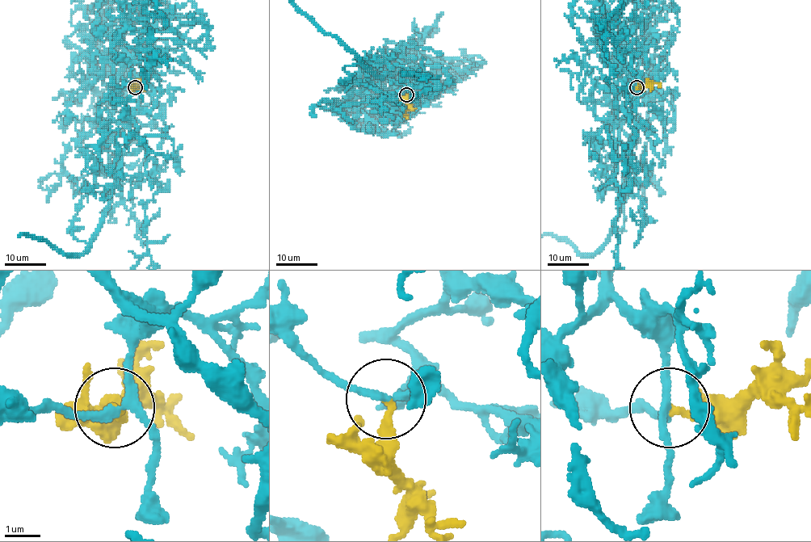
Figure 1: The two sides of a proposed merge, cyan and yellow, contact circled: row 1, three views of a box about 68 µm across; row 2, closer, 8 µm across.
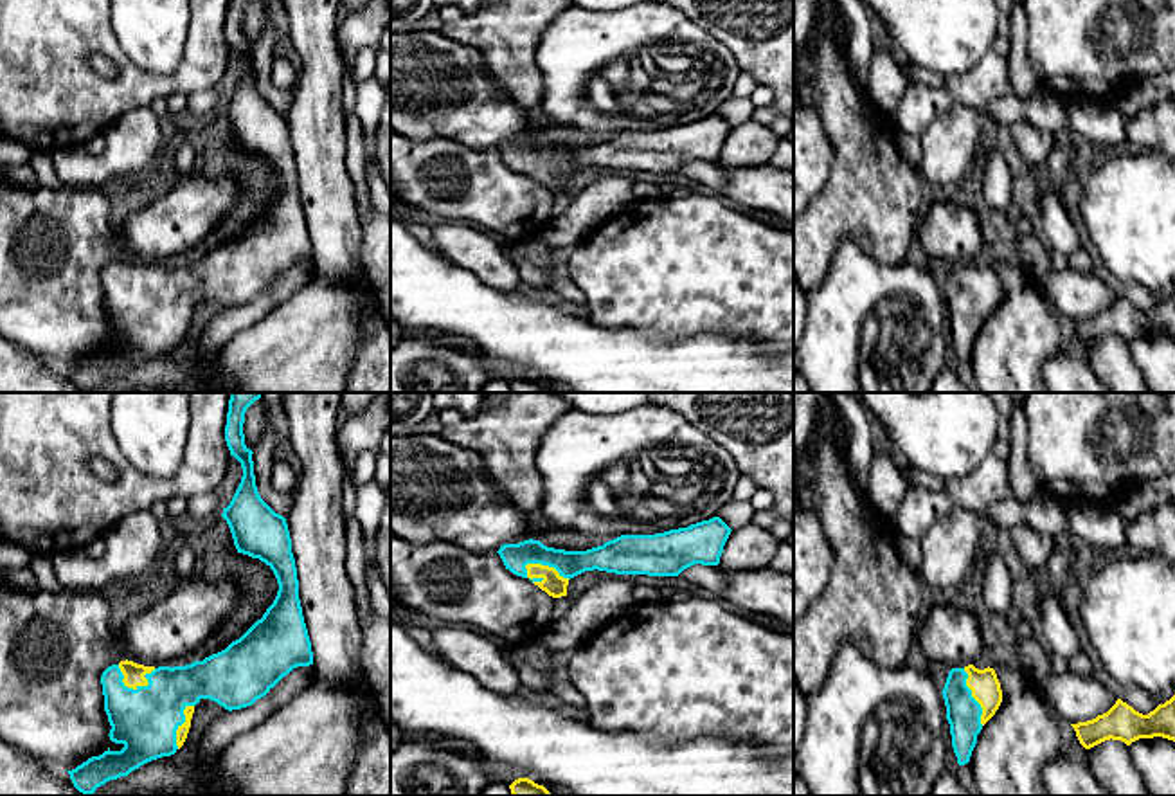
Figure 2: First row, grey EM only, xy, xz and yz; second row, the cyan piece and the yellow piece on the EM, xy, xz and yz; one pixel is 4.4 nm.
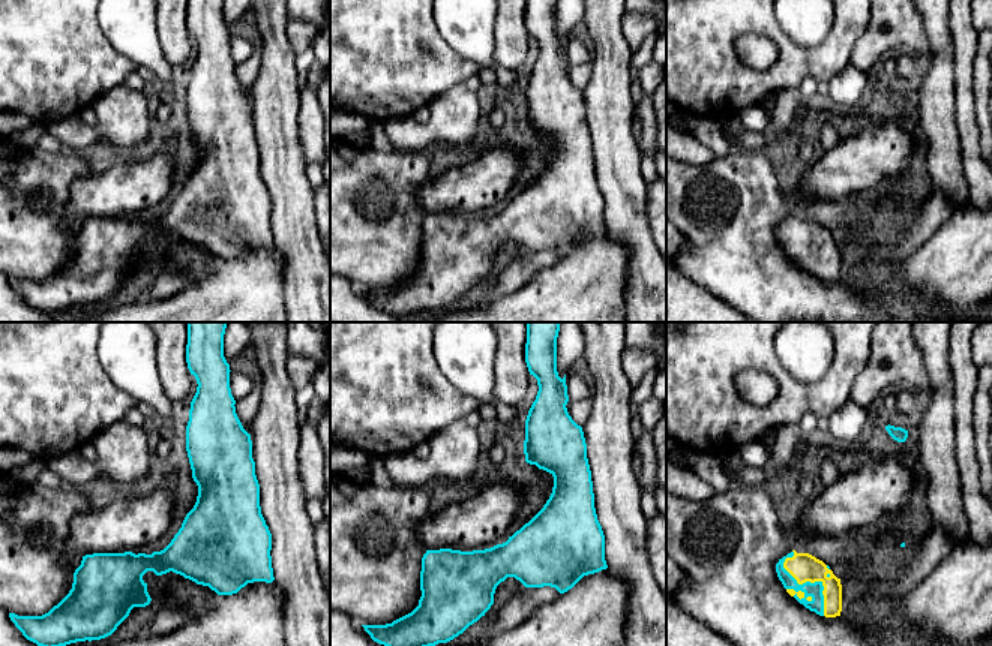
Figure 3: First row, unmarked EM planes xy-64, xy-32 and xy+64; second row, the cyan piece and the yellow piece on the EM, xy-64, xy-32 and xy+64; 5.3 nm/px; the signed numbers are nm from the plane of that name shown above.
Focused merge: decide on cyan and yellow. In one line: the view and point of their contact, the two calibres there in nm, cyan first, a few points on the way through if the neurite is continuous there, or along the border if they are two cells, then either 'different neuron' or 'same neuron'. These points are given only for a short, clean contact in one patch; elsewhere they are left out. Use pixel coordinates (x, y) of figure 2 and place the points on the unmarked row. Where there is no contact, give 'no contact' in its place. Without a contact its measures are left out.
contact xz (547, 161); calibres 120 and 100 nm; way xz (515, 153), (547, 161), (553, 180); same neuron

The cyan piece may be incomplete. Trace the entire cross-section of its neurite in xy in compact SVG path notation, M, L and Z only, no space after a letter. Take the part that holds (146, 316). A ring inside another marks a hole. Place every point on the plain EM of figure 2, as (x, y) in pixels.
M229 0L225 38L243 65L241 79L221 113L227 117L238 149L259 155L275 171L279 187L274 200L266 205L239 236L225 247L194 258L185 263L144 263L133 258L121 258L108 263L101 272L104 308L108 312L110 337L122 340L121 348L110 344L92 353L72 367L70 376L83 391L94 391L97 384L110 376L128 373L140 362L175 351L185 339L194 303L202 295L211 295L225 306L241 306L265 294L284 272L297 263L313 261L311 238L299 196L299 176L292 135L286 115L275 110L259 92L254 72L252 47L245 41L245 9L252 0Z

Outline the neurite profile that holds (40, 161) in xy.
M32 149L29 166L32 167L38 184L41 187L49 187L49 189L58 189L61 187L61 180L52 166L52 157L47 151L41 149Z

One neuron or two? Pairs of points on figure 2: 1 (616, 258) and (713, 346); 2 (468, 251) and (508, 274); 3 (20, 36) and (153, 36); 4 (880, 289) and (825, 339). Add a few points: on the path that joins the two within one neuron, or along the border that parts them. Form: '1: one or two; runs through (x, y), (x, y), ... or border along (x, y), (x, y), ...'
1: two; border along (655, 332), (668, 339), (702, 332), (740, 337)
2: one; runs through (477, 251), (499, 271)
3: two; border along (108, 18), (119, 47), (144, 69)
4: one; runs through (866, 298), (839, 325)

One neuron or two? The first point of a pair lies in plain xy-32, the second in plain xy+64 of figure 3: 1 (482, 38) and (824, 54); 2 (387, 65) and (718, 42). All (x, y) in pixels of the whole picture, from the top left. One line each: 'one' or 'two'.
1: two
2: one

